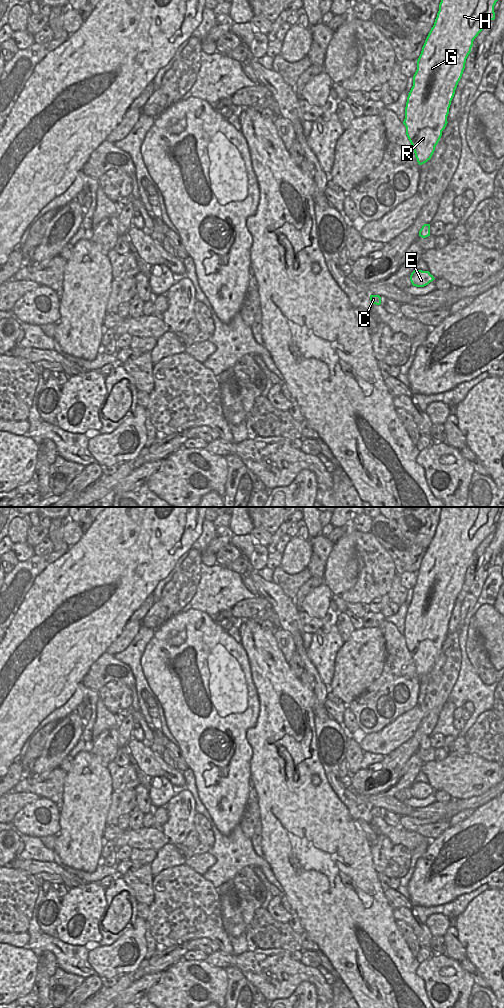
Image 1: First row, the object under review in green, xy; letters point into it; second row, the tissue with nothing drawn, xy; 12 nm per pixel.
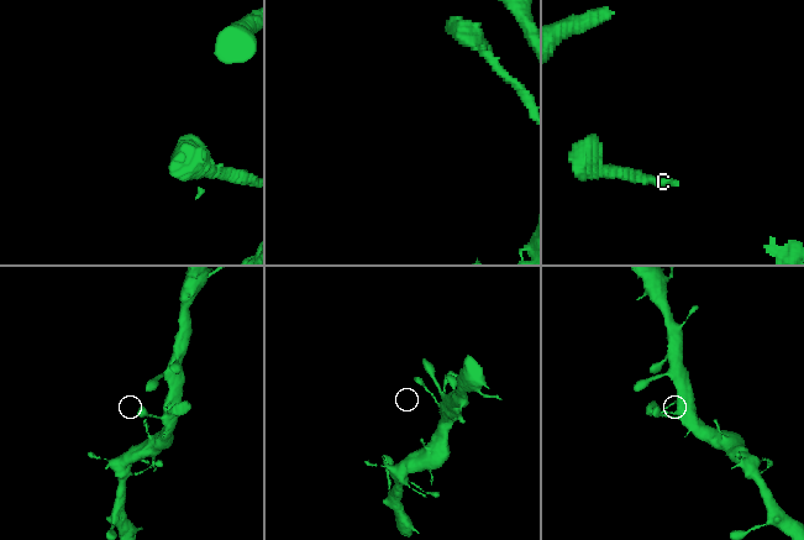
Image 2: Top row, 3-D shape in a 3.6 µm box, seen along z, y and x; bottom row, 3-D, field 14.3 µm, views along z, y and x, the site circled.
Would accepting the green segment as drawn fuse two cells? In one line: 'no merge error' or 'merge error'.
no merge error

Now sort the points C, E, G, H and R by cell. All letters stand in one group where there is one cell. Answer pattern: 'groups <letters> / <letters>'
groups C E G H R

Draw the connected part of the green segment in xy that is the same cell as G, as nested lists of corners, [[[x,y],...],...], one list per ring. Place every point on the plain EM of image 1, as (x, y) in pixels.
[[[442,507],[439,523],[431,540],[421,566],[417,572],[417,582],[413,588],[413,598],[408,605],[405,631],[406,647],[413,659],[419,677],[431,671],[438,656],[442,643],[447,637],[447,628],[451,613],[454,609],[458,594],[460,593],[468,567],[471,564],[474,551],[478,546],[495,531],[494,518],[499,507]]]

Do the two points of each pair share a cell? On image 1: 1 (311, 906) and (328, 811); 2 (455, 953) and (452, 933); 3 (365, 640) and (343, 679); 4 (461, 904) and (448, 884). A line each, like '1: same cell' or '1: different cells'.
1: same cell
2: same cell
3: same cell
4: different cells

